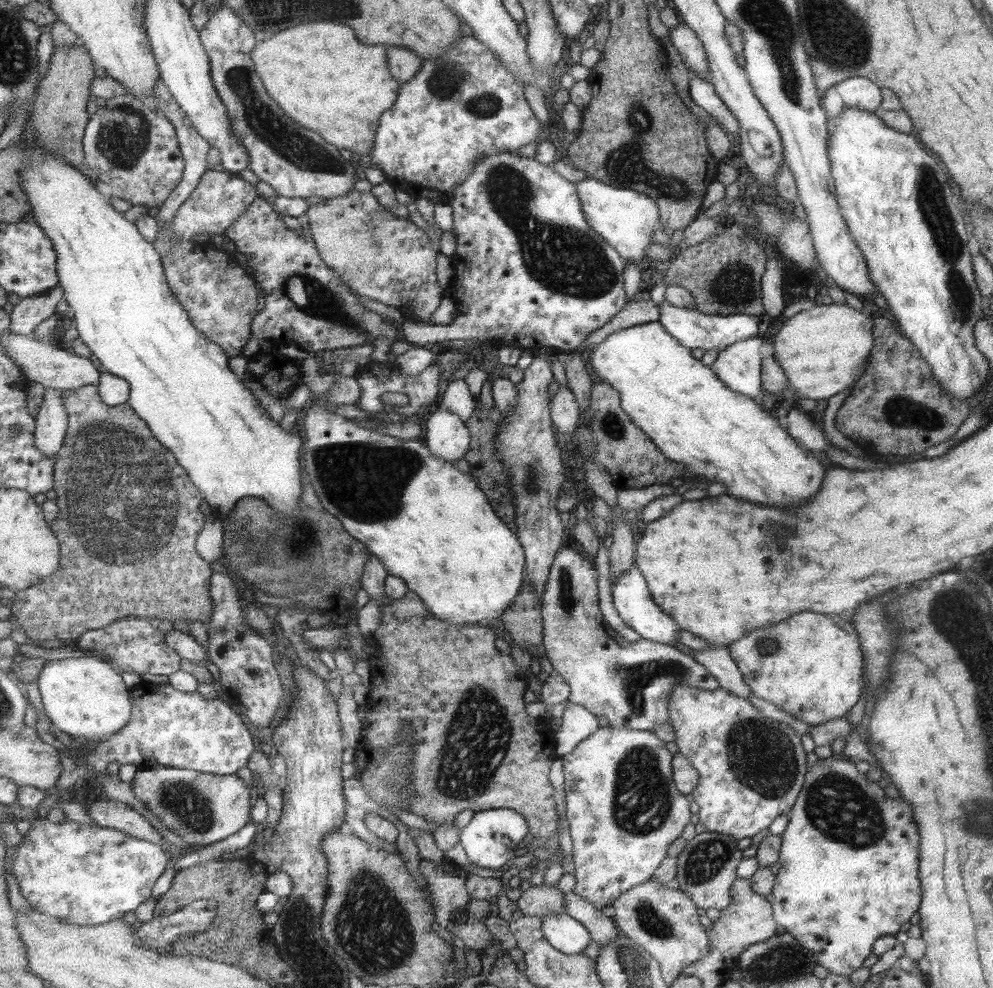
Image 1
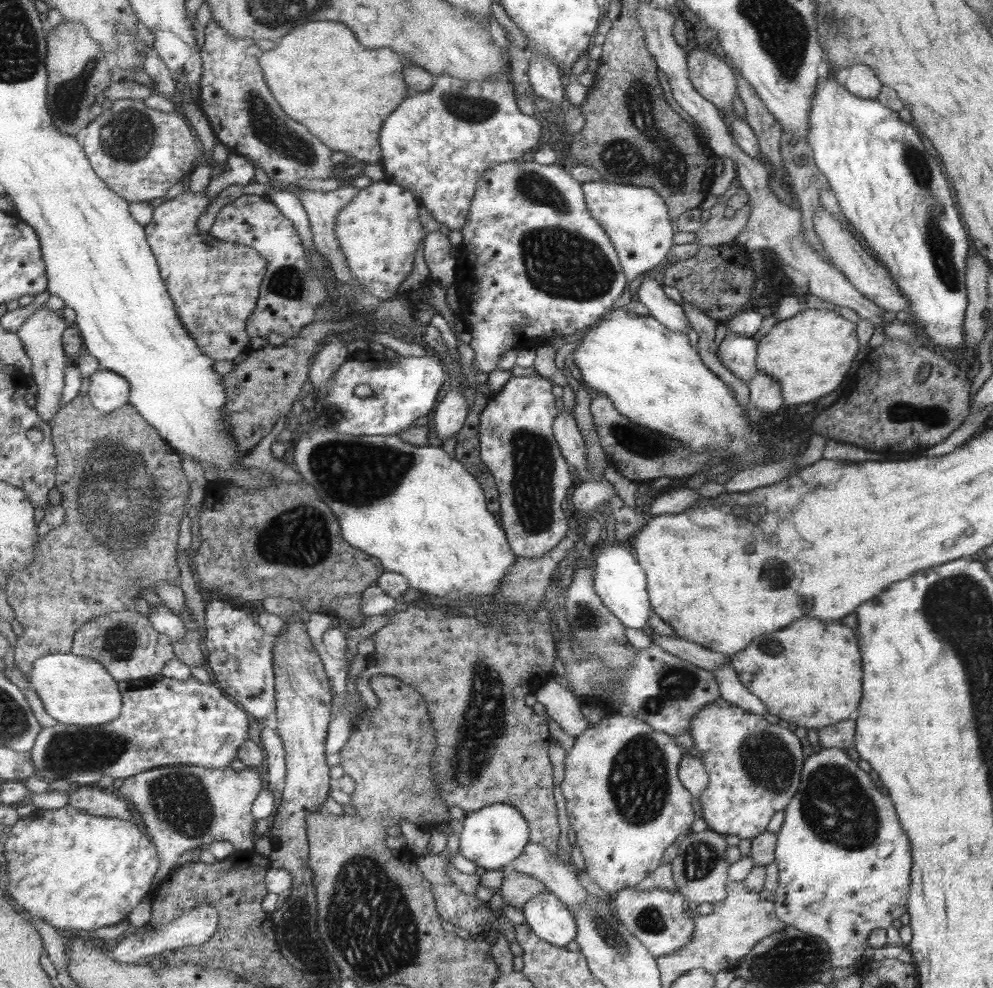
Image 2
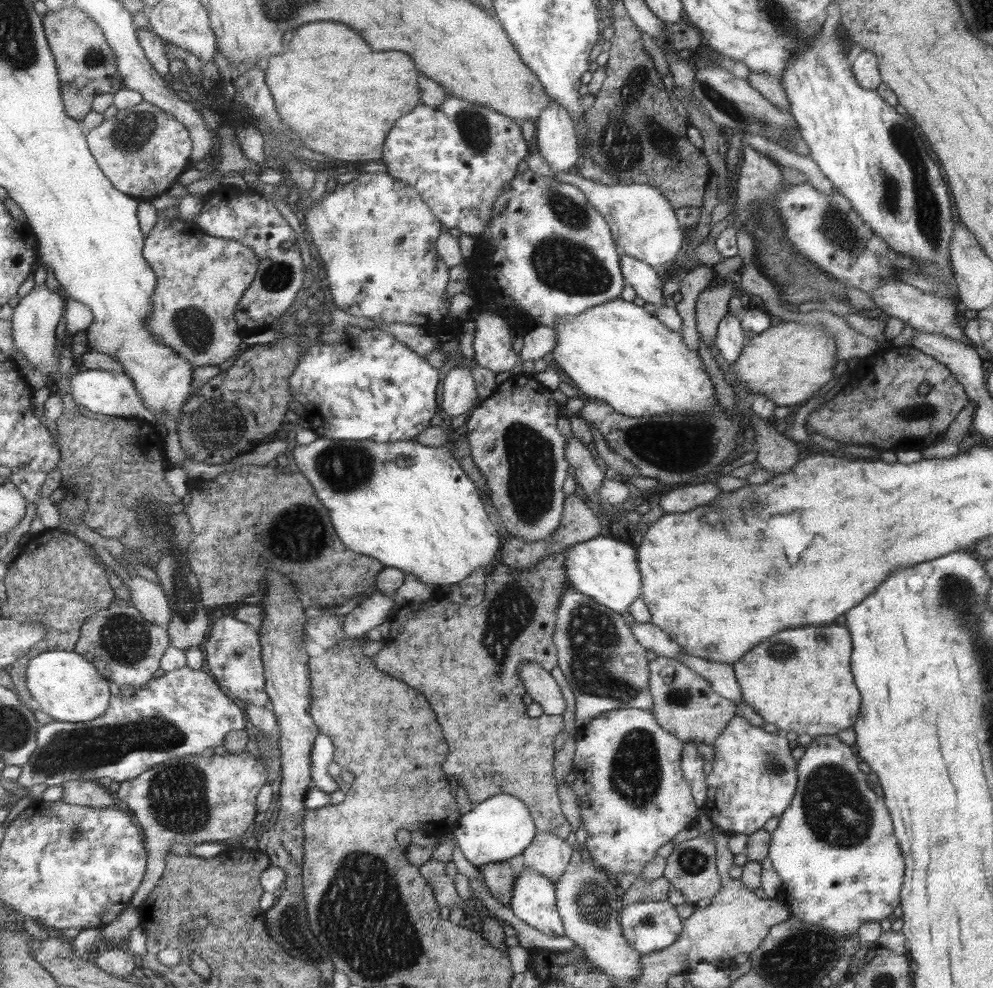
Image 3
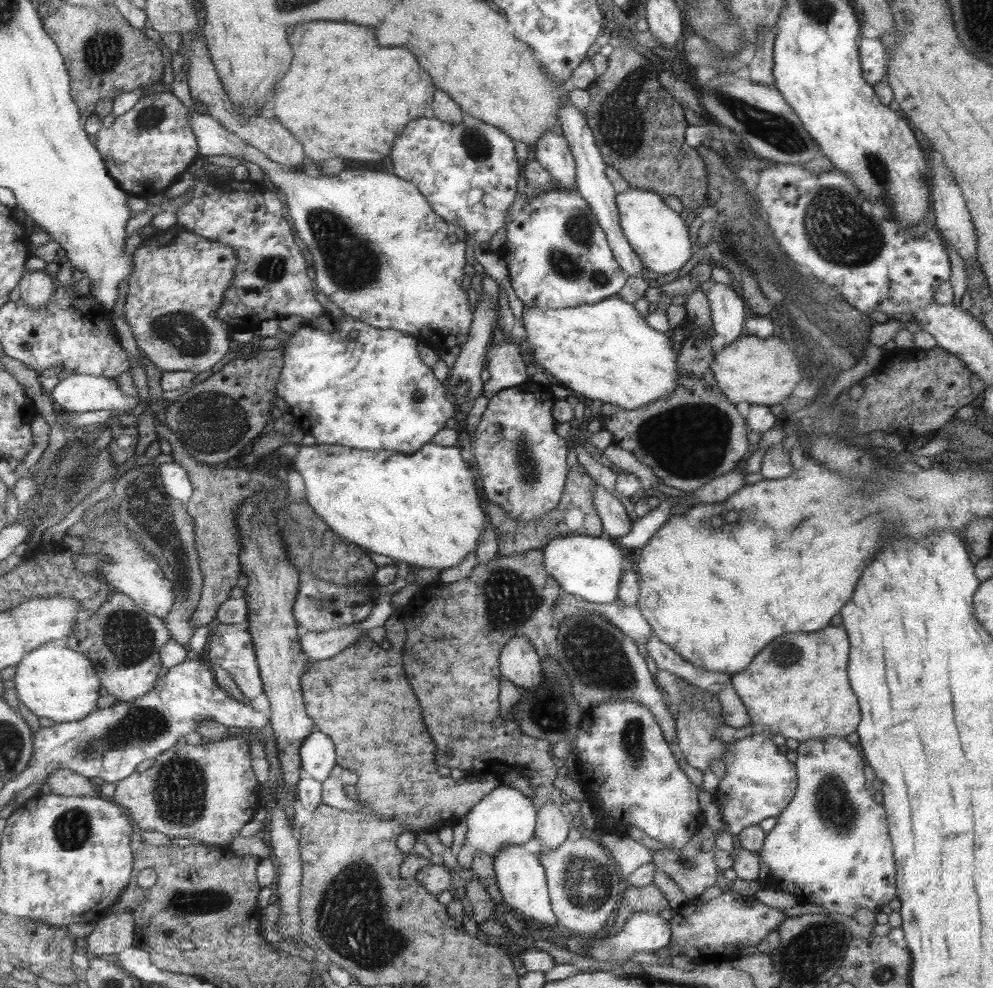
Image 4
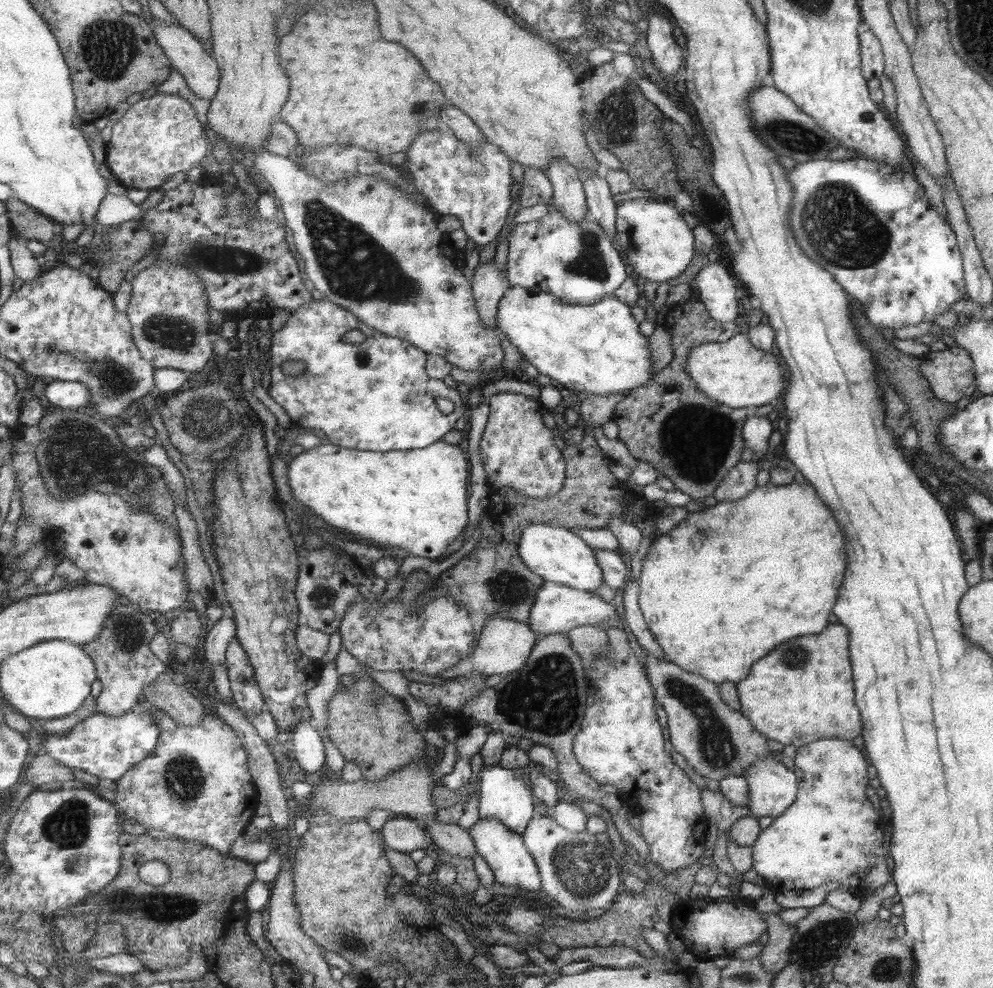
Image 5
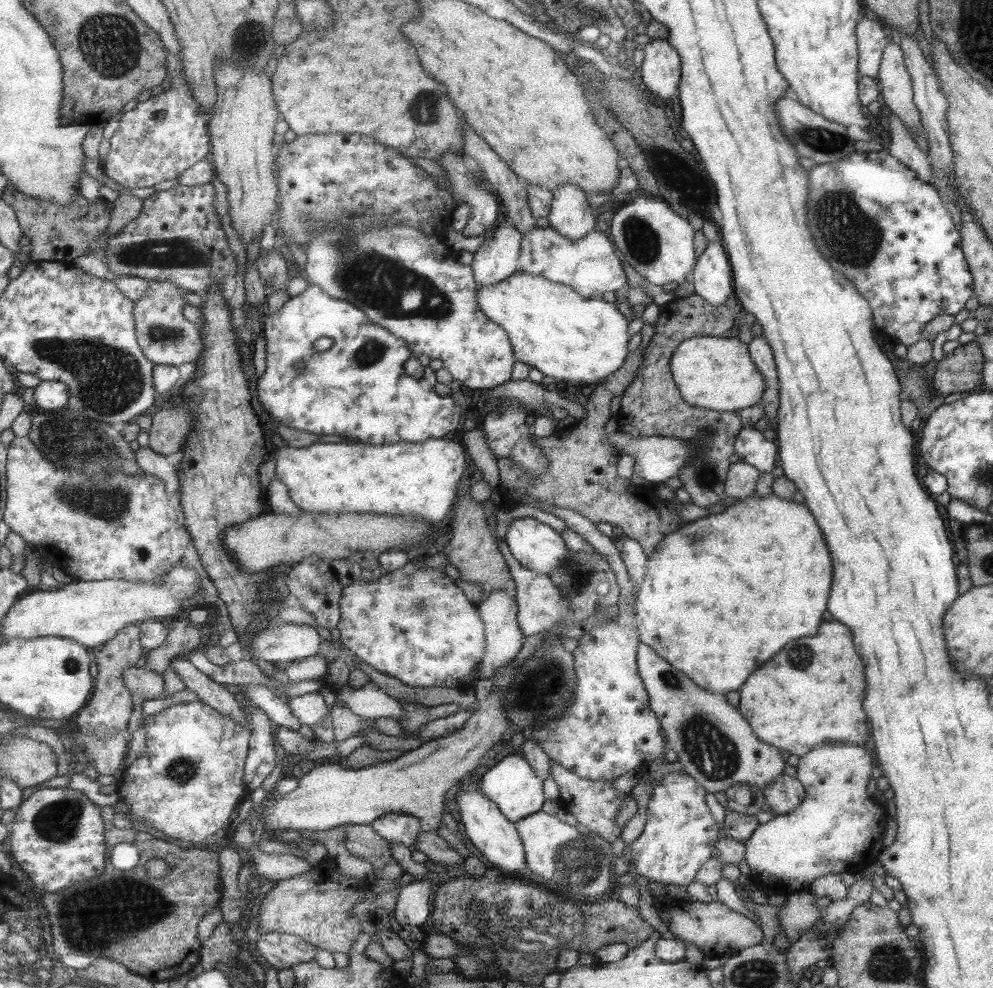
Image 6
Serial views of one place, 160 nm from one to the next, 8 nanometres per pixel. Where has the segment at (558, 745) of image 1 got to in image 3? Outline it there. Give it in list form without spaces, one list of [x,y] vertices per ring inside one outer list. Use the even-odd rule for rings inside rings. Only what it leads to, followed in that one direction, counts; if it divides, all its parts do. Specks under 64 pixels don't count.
[[[521,661],[519,679],[527,696],[531,697],[533,703],[539,704],[543,714],[561,716],[565,712],[565,699],[549,671],[537,666],[535,661]]]

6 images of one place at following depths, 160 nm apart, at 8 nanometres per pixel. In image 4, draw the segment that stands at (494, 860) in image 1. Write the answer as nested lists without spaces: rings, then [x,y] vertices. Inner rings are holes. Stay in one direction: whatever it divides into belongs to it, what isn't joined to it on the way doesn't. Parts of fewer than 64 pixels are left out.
[[[504,784],[492,788],[484,800],[473,808],[466,817],[468,831],[457,861],[462,872],[471,870],[477,853],[487,853],[490,857],[501,845],[523,845],[534,836],[534,824],[537,821],[537,808],[529,797]]]

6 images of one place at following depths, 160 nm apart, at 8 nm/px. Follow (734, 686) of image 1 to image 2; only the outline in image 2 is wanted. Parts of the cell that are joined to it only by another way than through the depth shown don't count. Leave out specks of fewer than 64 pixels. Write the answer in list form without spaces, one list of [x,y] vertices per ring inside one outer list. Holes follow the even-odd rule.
[[[653,634],[650,636],[650,642],[677,658],[685,659],[695,667],[701,667],[702,670],[713,672],[713,670],[725,666],[725,663],[729,663],[729,656],[711,652],[694,642],[680,639],[675,635]]]

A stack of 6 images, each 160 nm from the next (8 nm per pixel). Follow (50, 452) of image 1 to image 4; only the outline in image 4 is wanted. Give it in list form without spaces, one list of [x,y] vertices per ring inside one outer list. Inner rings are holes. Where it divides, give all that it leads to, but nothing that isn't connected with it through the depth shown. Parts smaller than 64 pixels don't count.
[[[26,270],[19,281],[21,298],[32,308],[44,307],[53,296],[57,281],[42,270]]]

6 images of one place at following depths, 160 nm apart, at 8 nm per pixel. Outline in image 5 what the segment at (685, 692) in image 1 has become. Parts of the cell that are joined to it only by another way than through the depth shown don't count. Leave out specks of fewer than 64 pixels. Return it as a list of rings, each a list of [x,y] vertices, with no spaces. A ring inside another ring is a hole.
[[[772,756],[758,758],[742,774],[749,789],[748,815],[756,819],[763,816],[774,819],[786,813],[797,798],[798,782],[793,773]]]

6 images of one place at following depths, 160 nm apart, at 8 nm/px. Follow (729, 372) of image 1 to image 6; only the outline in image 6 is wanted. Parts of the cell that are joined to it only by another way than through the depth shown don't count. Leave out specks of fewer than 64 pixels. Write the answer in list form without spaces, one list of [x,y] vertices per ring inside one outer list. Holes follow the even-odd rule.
[[[721,236],[709,240],[705,250],[695,262],[695,270],[691,273],[694,293],[704,298],[710,305],[717,306],[724,303],[734,289],[731,282],[729,256],[721,246]]]

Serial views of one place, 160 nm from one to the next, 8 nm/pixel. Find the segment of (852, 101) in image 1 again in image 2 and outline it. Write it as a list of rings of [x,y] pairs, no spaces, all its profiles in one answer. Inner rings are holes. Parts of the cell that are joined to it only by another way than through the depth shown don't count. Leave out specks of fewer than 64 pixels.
[[[863,63],[847,67],[841,75],[841,83],[851,94],[859,98],[875,99],[882,88],[874,71]]]

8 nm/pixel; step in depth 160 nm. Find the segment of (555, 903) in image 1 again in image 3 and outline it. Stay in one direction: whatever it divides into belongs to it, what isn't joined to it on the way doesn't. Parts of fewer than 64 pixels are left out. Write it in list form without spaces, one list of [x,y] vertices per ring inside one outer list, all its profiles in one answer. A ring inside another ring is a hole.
[[[508,861],[487,863],[480,869],[483,882],[489,894],[499,900],[503,906],[510,904],[512,880],[514,879],[513,863]]]

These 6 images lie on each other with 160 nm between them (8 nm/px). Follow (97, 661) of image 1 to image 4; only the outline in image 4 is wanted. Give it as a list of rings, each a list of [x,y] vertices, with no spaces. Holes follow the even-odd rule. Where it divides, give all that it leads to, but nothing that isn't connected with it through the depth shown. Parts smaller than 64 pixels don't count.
[[[47,643],[27,654],[19,663],[14,680],[18,699],[25,703],[27,709],[31,710],[35,715],[51,719],[57,724],[87,718],[97,710],[97,700],[101,697],[99,690],[101,690],[102,683],[91,659],[68,646],[61,648],[61,646],[53,643]]]

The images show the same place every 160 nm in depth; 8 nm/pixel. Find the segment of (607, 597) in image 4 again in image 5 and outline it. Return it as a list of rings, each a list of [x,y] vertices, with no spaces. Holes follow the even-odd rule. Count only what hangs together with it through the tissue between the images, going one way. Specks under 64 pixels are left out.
[[[547,523],[527,525],[522,530],[516,544],[522,563],[542,580],[563,583],[568,587],[589,592],[602,582],[602,571],[594,559],[594,550],[587,546],[577,534],[571,534],[564,526],[551,526]]]

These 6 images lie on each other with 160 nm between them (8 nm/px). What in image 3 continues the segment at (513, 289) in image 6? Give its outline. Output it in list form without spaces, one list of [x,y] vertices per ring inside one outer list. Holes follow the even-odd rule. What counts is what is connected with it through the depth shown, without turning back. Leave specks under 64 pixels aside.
[[[621,298],[592,306],[576,315],[555,319],[555,341],[551,360],[566,374],[579,392],[591,400],[607,403],[616,412],[629,418],[648,417],[665,413],[700,415],[716,402],[709,377],[701,370],[701,362],[695,350],[682,343],[681,334],[667,330],[657,318],[649,316],[645,309]]]

